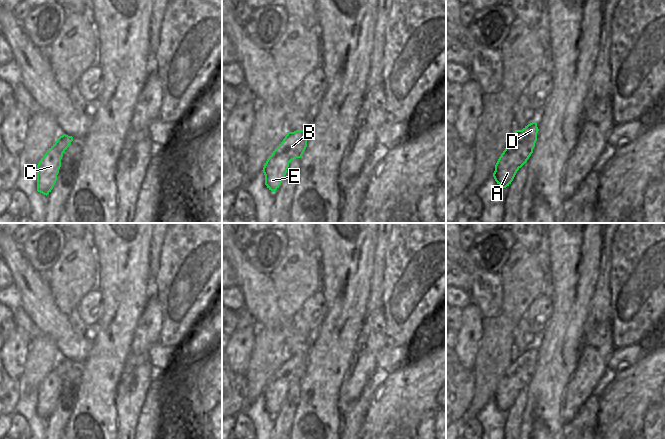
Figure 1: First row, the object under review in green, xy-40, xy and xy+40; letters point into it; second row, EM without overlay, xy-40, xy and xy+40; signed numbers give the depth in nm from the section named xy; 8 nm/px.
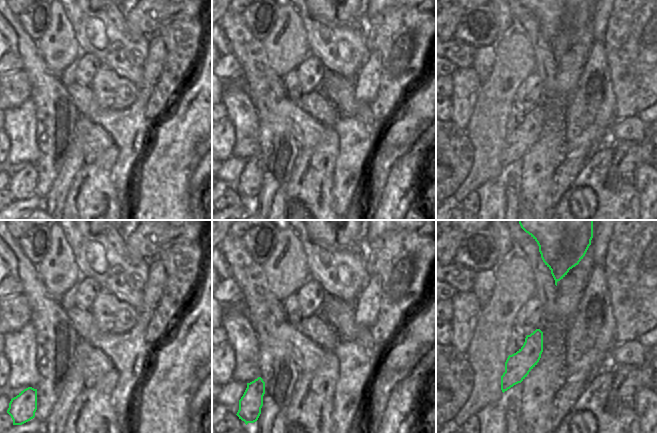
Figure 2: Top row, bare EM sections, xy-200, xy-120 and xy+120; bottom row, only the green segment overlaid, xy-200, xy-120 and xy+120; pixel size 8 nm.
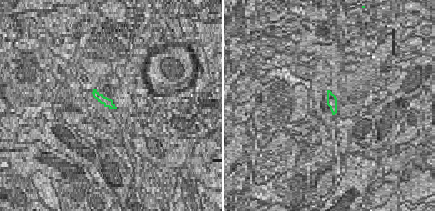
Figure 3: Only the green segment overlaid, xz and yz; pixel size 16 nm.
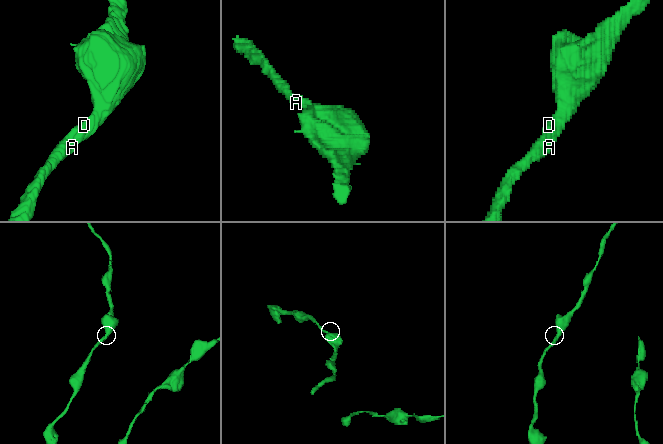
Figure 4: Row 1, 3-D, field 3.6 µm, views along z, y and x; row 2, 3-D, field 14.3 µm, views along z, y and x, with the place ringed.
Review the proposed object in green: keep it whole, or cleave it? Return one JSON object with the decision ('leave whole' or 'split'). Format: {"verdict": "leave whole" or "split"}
{"verdict": "leave whole"}

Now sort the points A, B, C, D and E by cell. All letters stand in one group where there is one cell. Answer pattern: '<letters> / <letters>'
A B C D E

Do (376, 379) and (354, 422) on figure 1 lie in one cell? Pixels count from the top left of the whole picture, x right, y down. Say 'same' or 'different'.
same

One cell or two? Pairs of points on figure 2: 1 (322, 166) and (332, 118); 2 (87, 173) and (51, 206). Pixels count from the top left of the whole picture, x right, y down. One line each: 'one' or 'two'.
1: two
2: two

